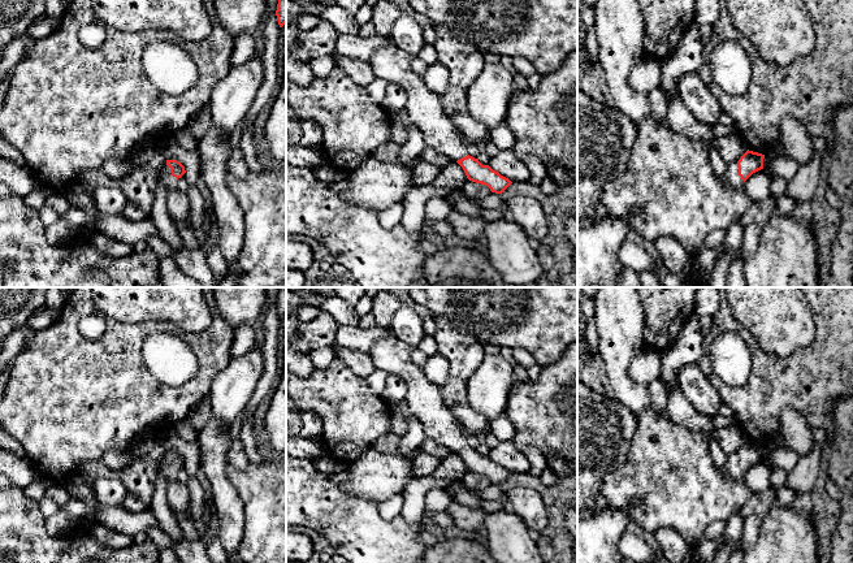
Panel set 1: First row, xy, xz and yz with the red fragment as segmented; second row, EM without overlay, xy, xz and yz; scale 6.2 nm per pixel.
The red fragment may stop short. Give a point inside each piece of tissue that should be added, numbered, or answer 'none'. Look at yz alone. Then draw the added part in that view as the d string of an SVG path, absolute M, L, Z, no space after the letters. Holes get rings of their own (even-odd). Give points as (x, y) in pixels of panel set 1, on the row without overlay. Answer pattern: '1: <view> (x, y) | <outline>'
1: yz (730, 468) | M737 454L728 455L726 463L720 467L720 472L732 480L742 480L744 472L739 467Z

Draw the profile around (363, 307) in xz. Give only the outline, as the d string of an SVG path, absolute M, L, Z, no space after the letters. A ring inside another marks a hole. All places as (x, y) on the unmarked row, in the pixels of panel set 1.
M364 294L359 302L354 306L355 312L359 317L365 316L372 312L373 298L368 294Z

